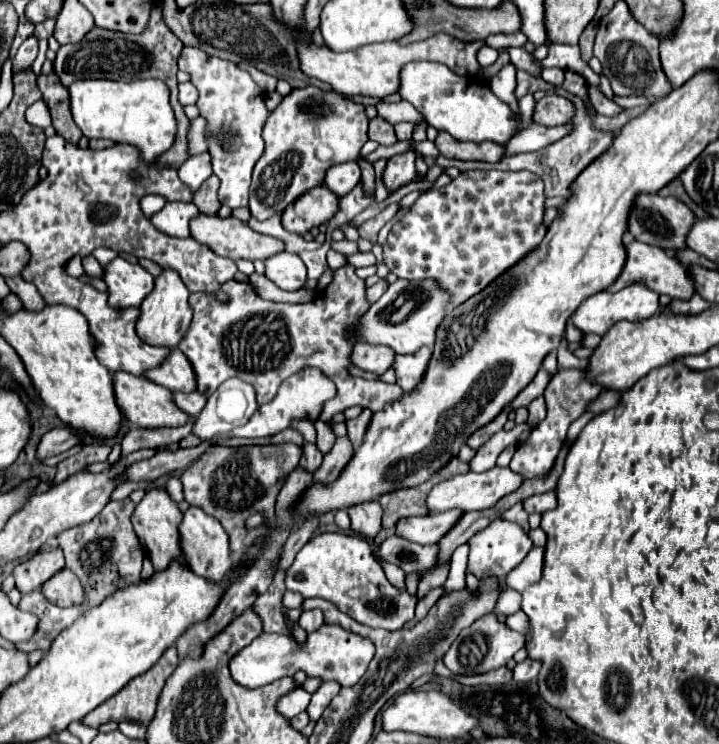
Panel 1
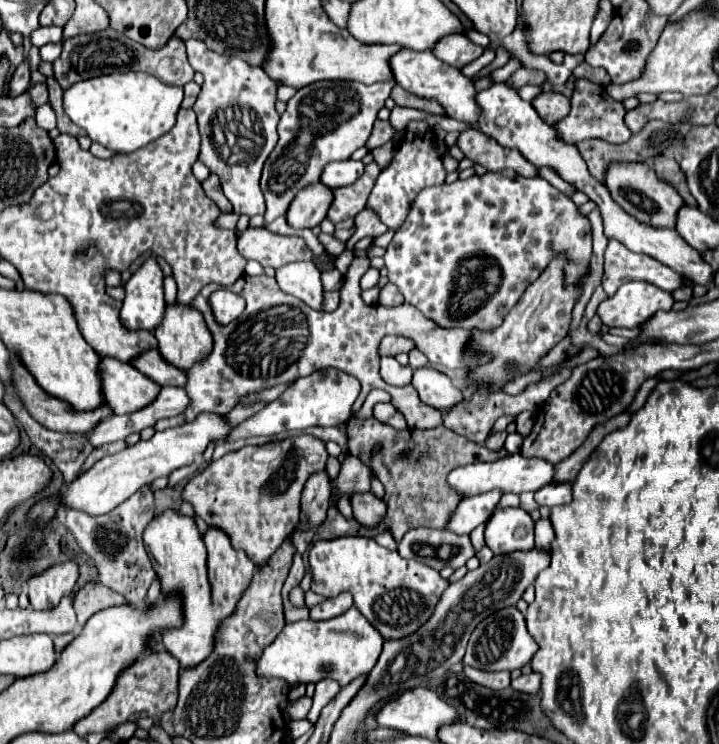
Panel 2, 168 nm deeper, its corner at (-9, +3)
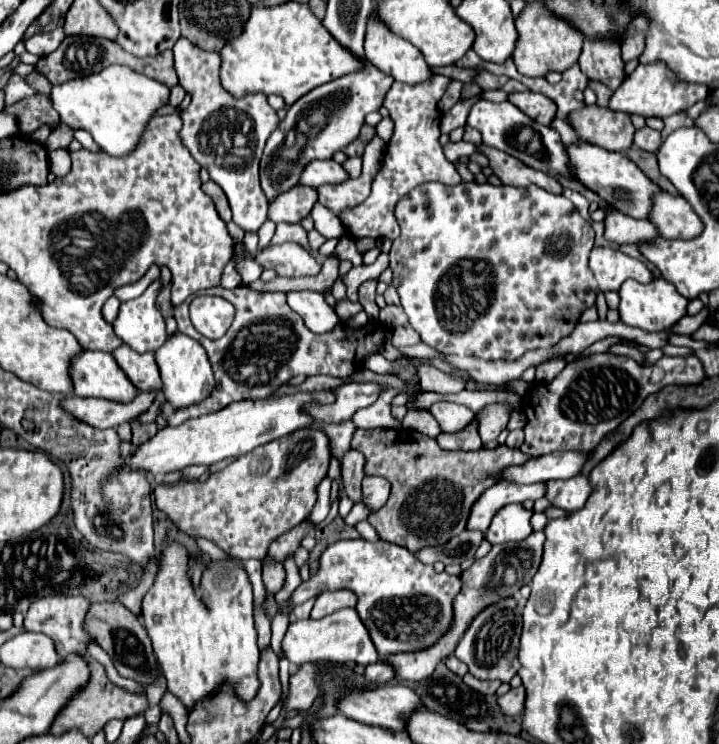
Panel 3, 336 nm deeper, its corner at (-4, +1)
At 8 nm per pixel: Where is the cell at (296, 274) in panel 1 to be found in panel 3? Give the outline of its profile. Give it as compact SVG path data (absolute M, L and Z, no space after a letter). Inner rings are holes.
M310 290L288 292L288 304L296 314L302 316L306 326L316 334L330 332L334 330L334 326L340 324L340 318L334 312L334 308L328 306L324 296L318 292L310 292Z

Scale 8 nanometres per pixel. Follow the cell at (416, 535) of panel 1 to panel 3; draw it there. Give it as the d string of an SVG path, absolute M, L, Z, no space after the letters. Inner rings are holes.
M498 482L492 488L488 488L474 504L468 528L470 530L482 530L486 532L494 514L512 502L524 502L524 500L538 500L544 498L546 486L542 484L516 484L516 482Z

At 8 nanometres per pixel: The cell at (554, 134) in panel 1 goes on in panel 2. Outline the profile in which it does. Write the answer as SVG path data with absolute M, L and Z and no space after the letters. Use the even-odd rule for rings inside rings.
M577 78L575 90L571 96L571 112L563 120L559 120L559 124L555 124L555 132L559 132L559 140L569 140L569 144L577 144L587 138L601 138L607 142L621 144L621 142L627 142L631 136L631 130L625 126L623 116L625 116L623 104L617 100L611 100L611 96L607 96L603 86L587 78Z

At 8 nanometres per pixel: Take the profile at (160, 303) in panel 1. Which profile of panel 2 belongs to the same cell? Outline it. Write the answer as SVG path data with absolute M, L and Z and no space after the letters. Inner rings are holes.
M181 302L167 304L165 316L163 316L161 324L153 330L153 334L159 342L161 356L181 370L189 370L193 366L193 362L205 358L211 352L211 346L213 346L213 338L211 338L211 332L207 328L205 320L203 320L203 314L195 312L191 308L191 304L181 304Z

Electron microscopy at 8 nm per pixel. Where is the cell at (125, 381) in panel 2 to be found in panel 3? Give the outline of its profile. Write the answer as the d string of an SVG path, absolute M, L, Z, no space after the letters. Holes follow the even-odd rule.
M82 350L70 360L70 378L74 396L130 402L138 394L110 352Z

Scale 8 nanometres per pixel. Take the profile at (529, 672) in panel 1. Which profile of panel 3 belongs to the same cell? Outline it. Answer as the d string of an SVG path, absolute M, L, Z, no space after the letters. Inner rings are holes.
M512 688L510 692L506 692L504 696L498 698L498 706L502 710L502 714L506 716L516 716L524 710L524 700L526 700L526 692L524 688Z

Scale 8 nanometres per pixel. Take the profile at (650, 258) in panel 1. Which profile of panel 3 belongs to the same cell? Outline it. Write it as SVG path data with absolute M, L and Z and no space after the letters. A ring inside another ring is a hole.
M594 248L590 254L590 270L596 276L598 288L602 292L618 290L620 284L628 278L636 282L650 282L652 274L644 262L626 256L614 248Z

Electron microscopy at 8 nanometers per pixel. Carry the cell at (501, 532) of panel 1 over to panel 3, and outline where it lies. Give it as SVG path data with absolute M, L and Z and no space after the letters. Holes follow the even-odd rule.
M508 504L494 516L490 528L486 530L486 540L490 544L520 542L532 532L530 518L532 512L526 510L522 504Z

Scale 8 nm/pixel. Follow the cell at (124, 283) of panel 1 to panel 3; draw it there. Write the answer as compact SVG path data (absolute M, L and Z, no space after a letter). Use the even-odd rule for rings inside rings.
M160 280L152 282L152 286L148 286L142 296L124 302L120 306L118 318L114 320L116 336L140 354L158 350L158 346L162 346L162 342L168 338L164 318L156 308L158 288Z

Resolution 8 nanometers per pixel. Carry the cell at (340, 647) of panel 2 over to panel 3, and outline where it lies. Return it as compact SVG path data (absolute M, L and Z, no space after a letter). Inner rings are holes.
M342 608L322 620L298 620L288 626L288 632L282 642L286 658L302 666L314 660L330 660L330 662L356 662L356 664L374 664L378 662L378 652L374 650L374 642L370 642L370 634L362 620L358 618L356 608Z

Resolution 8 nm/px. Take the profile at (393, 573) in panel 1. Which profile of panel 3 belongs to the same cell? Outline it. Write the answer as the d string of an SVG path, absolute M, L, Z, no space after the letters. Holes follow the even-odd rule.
M362 520L362 522L358 522L354 528L360 532L360 536L362 536L364 540L370 540L370 542L376 542L376 540L380 540L380 538L378 538L378 534L376 534L376 530L374 530L374 528L368 524L368 520Z

